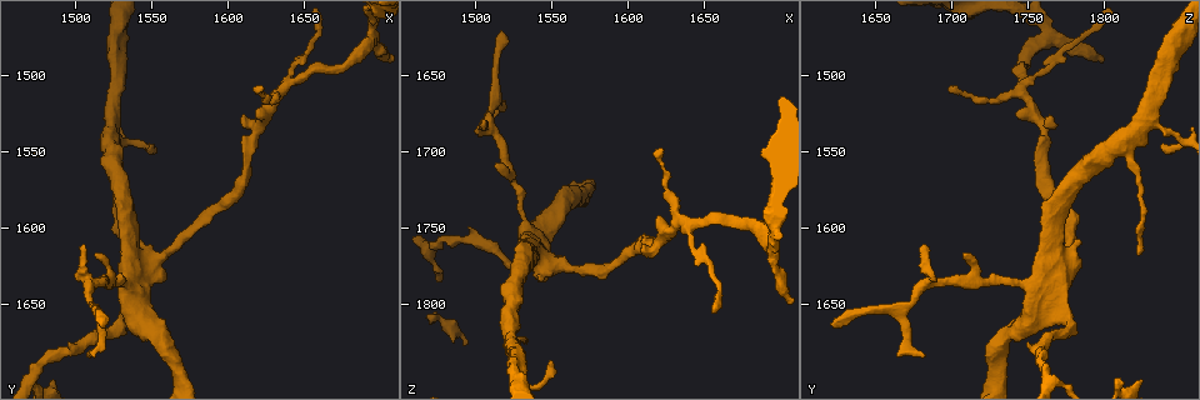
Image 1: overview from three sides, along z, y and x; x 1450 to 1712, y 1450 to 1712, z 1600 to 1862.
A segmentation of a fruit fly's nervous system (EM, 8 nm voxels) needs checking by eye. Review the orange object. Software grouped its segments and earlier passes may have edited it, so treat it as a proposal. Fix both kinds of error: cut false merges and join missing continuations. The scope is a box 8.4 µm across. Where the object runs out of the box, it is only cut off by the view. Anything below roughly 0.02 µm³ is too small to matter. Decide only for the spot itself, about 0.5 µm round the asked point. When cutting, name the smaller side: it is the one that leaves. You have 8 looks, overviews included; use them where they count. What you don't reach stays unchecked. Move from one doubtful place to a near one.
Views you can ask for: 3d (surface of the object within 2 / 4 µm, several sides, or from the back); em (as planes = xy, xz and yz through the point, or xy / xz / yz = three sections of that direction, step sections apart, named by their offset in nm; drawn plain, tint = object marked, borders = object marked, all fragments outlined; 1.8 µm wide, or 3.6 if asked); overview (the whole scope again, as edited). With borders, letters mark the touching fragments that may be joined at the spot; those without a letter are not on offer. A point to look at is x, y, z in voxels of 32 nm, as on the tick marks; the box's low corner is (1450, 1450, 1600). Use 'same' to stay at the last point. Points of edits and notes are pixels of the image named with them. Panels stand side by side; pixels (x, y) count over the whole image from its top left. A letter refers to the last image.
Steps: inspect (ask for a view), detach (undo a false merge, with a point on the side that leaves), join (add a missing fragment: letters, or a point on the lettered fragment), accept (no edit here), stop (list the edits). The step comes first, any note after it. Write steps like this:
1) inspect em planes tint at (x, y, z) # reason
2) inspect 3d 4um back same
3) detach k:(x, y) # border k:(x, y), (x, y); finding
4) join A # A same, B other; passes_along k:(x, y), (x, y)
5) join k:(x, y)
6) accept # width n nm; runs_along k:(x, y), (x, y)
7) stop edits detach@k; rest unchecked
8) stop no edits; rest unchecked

inspect 3d 2um at (1692, 1470, 1762)

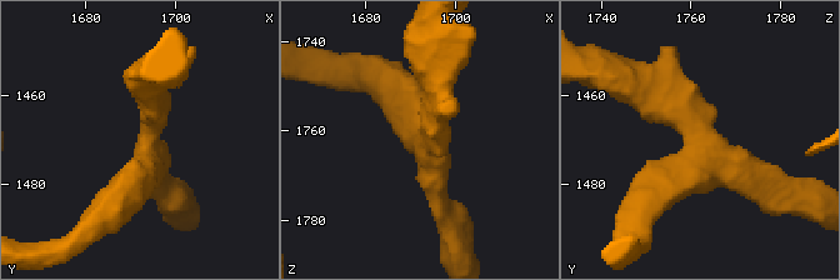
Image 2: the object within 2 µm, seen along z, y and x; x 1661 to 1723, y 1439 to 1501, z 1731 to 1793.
inspect em xy step 8 tint at (1694, 1469, 1761)

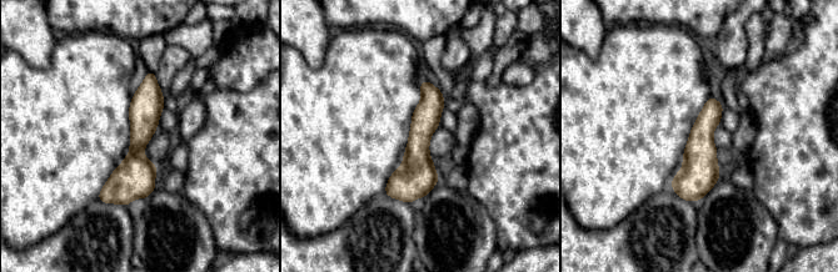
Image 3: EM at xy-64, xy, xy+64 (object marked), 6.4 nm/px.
inspect em xy step 8 borders same

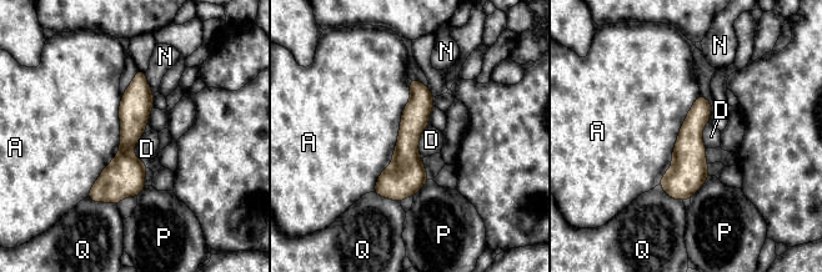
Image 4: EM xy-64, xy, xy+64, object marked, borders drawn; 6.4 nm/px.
accept # longest_contact A 750 nm; A other, D other, N other, P other, Q other; runs_along 4:(140, 74), (125, 169), (95, 199); one neuron here

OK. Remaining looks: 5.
inspect 3d 2um at (1520, 1664, 1624) # an open end

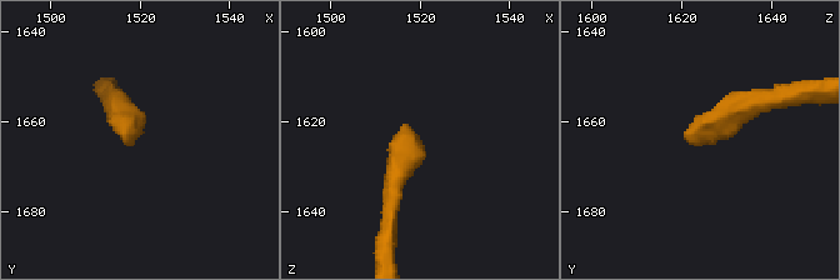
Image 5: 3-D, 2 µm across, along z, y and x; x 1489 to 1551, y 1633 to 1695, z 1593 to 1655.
inspect em xz step 16 tint at (1518, 1664, 1621)

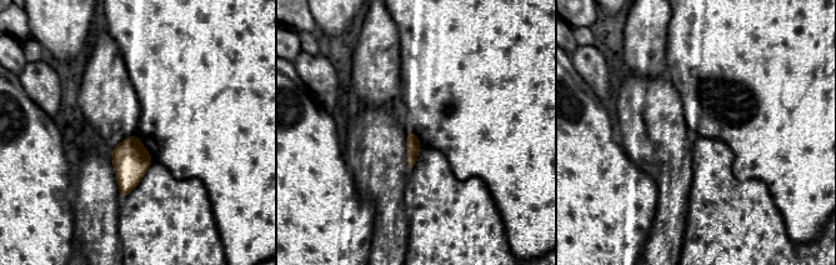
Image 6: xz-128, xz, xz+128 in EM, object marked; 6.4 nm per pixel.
inspect em planes borders same

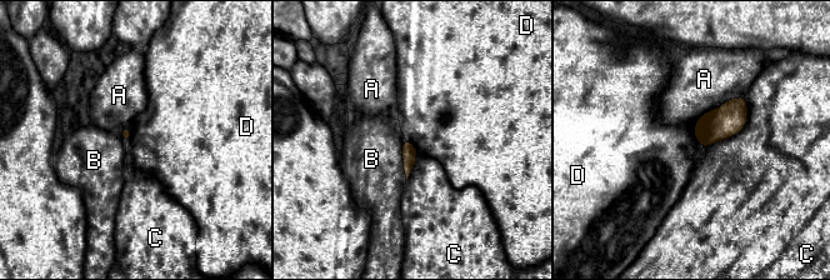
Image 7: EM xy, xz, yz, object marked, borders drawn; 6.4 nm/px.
accept # A other, B other, C other, D other; none of them fits

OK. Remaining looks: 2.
inspect em yz step 4 tint at (1508, 1682, 1682) # free end

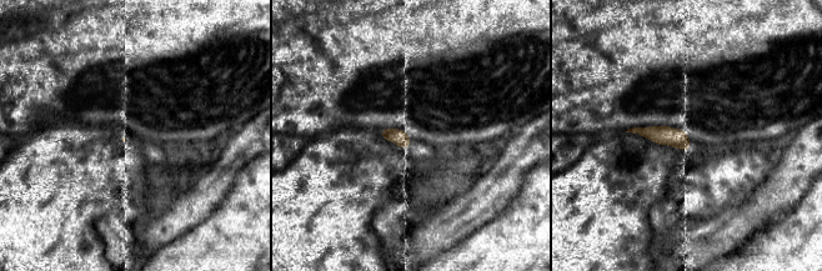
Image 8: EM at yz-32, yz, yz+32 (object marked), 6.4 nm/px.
inspect em xy step 4 borders same

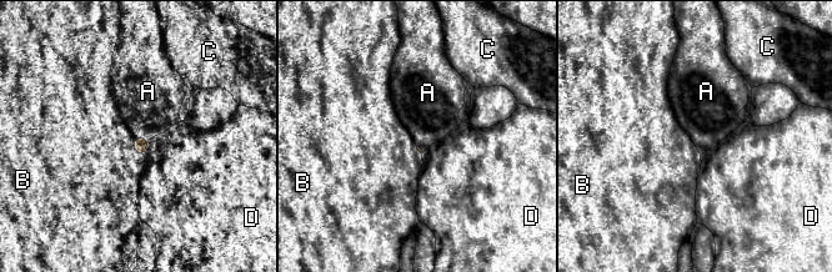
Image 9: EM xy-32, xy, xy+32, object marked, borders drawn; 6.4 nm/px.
accept # A other, B other, C other, D other; border 9:(135, 137), (144, 137), (148, 141); none of them fits

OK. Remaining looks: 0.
stop no edits; rest unchecked

